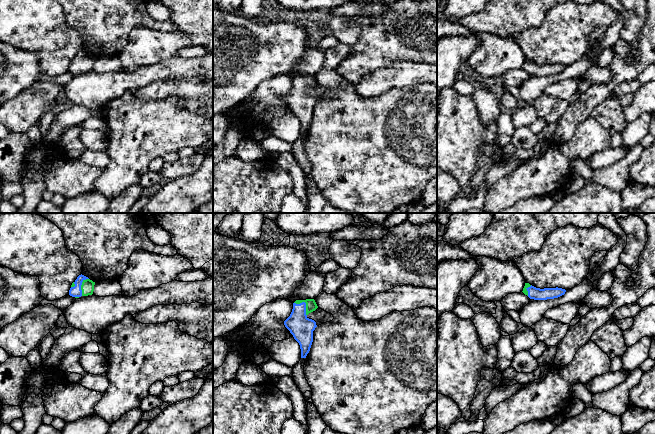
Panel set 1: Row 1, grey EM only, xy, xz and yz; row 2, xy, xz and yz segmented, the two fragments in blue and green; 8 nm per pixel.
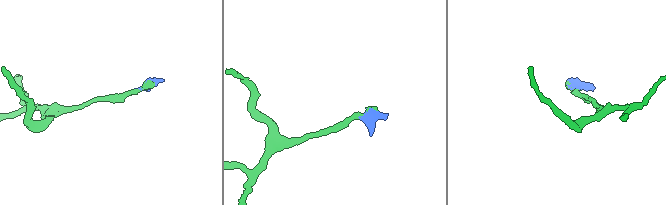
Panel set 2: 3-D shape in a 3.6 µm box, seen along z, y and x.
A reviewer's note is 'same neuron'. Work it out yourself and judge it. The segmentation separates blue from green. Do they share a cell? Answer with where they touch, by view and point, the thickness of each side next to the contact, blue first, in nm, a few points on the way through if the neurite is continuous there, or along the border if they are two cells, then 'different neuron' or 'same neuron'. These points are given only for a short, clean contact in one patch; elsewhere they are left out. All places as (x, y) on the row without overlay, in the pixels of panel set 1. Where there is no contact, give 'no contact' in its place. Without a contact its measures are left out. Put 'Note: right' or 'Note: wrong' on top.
Note: right
meets blue in xz at (305, 80); 190 nm thick on the blue side, 90 nm on the other; runs through xz (301, 103), (301, 85), (305, 80), (311, 81); same neuron

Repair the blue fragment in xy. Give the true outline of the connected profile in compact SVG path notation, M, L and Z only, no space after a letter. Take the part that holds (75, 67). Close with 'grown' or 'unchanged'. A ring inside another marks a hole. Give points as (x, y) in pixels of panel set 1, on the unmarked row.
M81 50L72 59L69 66L69 71L75 74L92 71L94 67L94 61L95 58Z; grown

